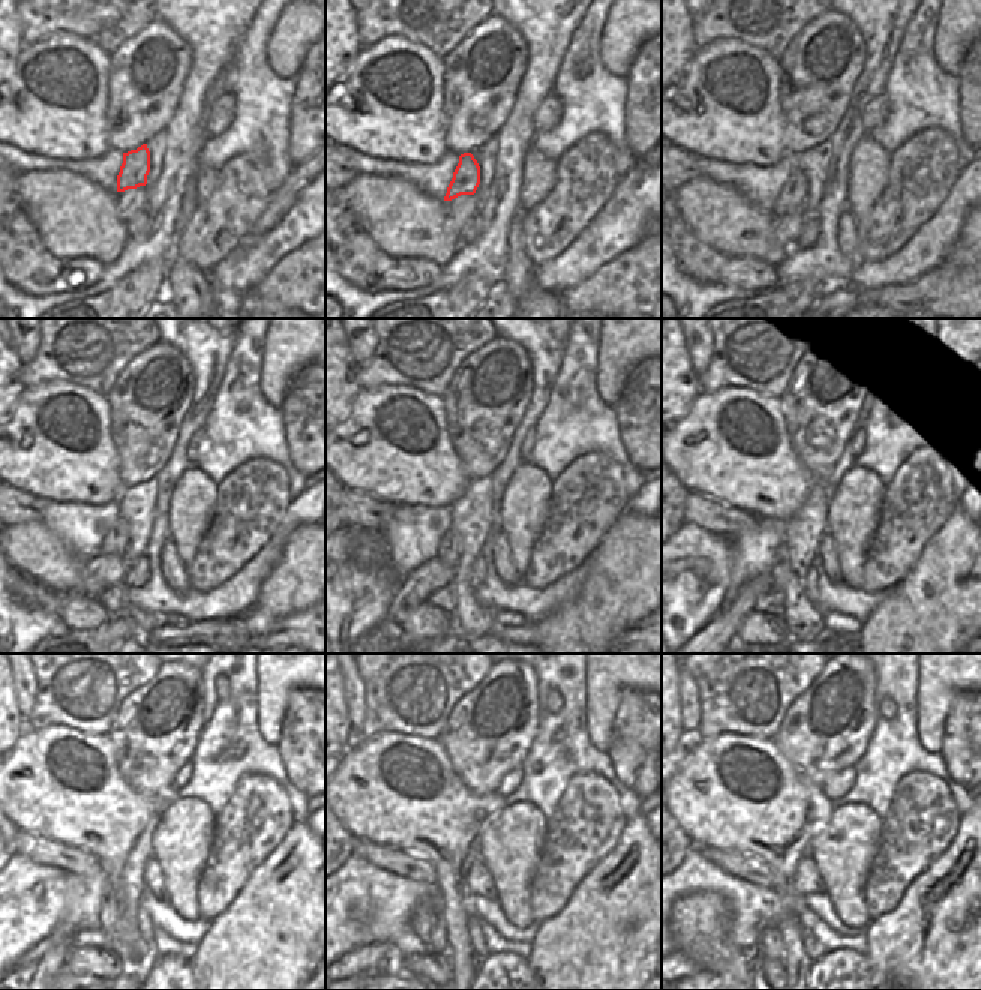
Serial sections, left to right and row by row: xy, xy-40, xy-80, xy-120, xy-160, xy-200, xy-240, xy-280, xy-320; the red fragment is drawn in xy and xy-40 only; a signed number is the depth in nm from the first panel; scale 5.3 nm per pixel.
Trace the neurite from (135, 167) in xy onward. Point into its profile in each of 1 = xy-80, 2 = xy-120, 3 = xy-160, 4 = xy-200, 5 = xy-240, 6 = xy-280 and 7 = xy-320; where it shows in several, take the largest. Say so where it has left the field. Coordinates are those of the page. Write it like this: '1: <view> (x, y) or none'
1: xy-80 (792, 195)
2: xy-120 (117, 537)
3: xy-160 (447, 554)
4: xy-200 (780, 570)
5: xy-240 (108, 917)
6: xy-280 (437, 944)
7: xy-320 (771, 942)

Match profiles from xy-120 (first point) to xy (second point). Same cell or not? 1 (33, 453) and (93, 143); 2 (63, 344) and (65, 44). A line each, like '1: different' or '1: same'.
1: same
2: different

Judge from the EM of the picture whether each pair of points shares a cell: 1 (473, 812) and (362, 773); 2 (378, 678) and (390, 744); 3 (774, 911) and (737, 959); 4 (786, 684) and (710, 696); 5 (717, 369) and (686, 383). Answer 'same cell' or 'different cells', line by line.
1: same cell
2: different cells
3: different cells
4: same cell
5: different cells

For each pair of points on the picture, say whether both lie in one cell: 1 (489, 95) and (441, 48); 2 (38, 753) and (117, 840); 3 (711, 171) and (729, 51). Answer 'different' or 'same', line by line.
1: different
2: same
3: different

